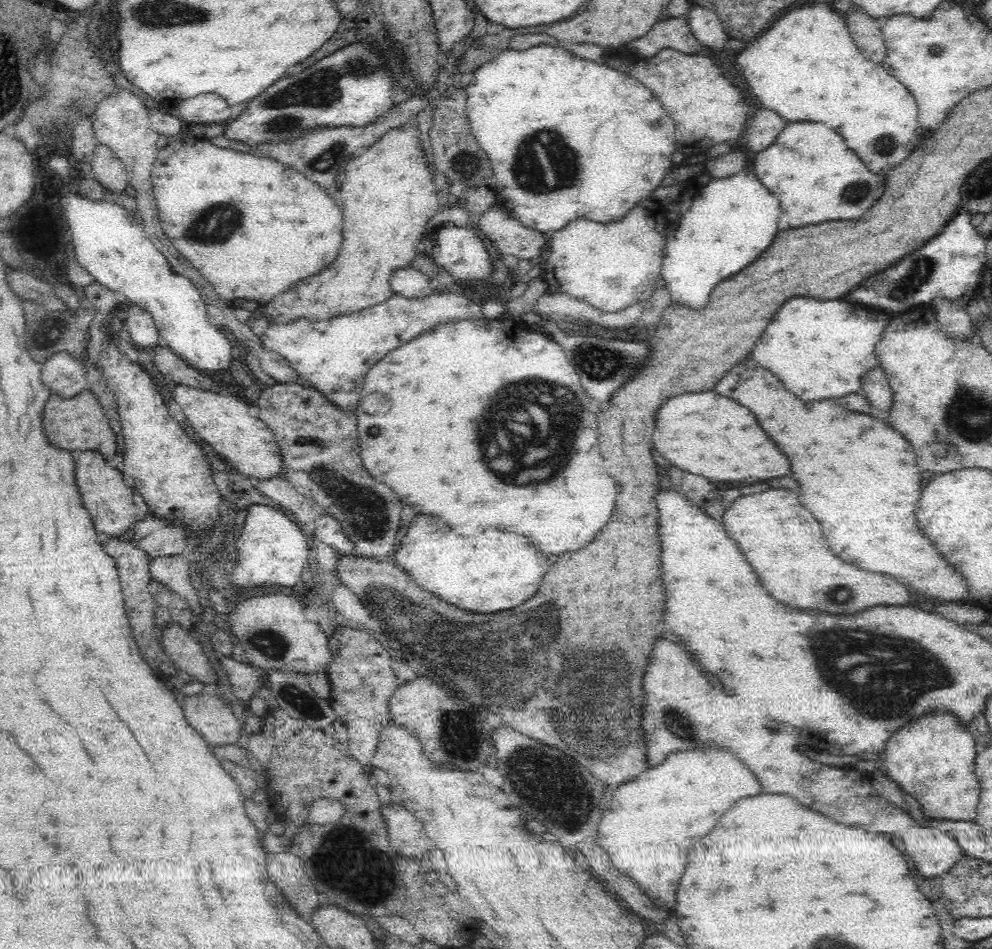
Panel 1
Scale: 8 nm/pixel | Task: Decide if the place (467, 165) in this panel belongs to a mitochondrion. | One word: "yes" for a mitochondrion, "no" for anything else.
yes

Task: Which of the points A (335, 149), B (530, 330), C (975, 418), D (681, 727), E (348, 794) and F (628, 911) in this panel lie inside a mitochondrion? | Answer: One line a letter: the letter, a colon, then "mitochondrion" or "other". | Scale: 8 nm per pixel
A: mitochondrion
B: other
C: mitochondrion
D: mitochondrion
E: other
F: other

